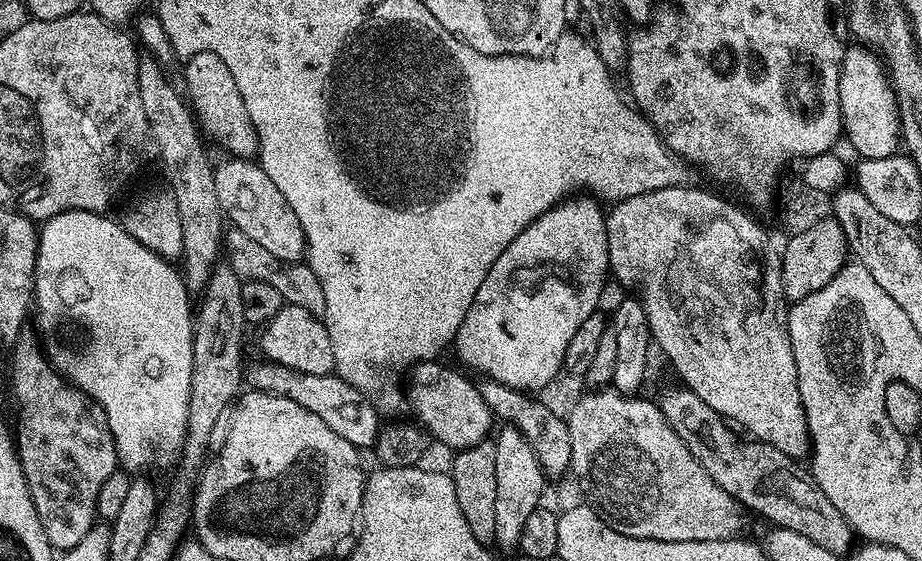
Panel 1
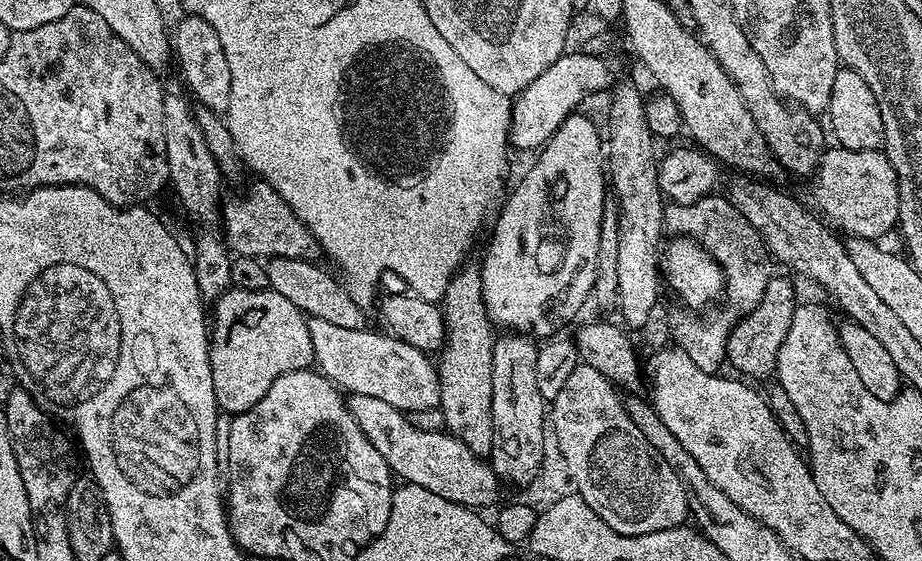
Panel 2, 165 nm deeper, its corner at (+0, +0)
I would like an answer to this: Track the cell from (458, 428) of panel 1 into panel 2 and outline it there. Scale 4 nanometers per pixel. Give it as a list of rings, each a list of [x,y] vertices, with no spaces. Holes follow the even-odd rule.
[[[311,318],[310,342],[314,342],[314,364],[327,380],[348,394],[382,398],[399,412],[428,412],[440,407],[440,373],[425,353],[402,342],[397,336],[368,332],[367,327],[345,330],[322,318]]]

